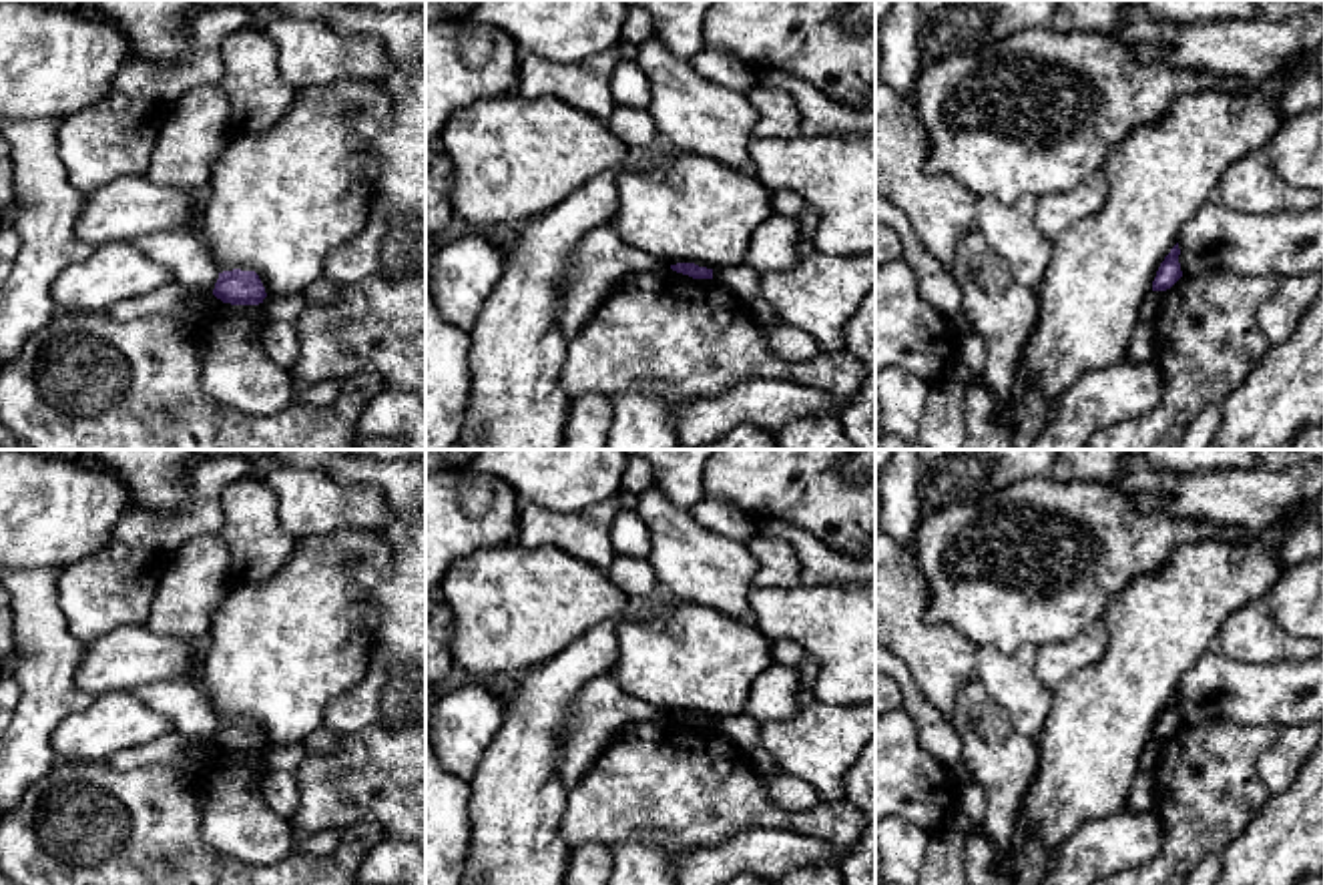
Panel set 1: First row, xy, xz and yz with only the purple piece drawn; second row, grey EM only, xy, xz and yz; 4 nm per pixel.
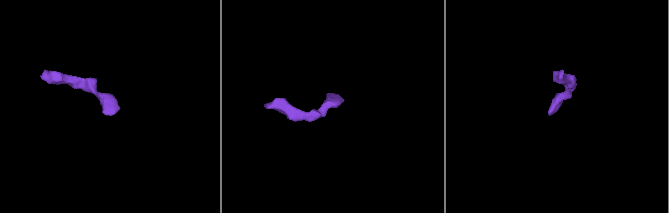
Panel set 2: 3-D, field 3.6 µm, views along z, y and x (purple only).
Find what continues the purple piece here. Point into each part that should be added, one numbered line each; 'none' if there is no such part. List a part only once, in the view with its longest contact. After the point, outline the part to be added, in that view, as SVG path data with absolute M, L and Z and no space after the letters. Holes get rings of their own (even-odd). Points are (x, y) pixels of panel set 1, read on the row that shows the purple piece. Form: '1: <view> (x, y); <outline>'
none

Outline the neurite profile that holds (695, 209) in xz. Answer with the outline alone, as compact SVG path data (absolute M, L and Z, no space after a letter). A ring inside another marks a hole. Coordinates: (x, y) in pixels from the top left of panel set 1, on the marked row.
M693 153L660 171L624 173L616 191L616 233L667 267L745 265L757 227L775 215L773 191L757 177Z

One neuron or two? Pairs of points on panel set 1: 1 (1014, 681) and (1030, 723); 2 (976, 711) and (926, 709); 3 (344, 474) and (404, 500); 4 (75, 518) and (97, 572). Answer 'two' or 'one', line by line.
1: one
2: two
3: one
4: two

